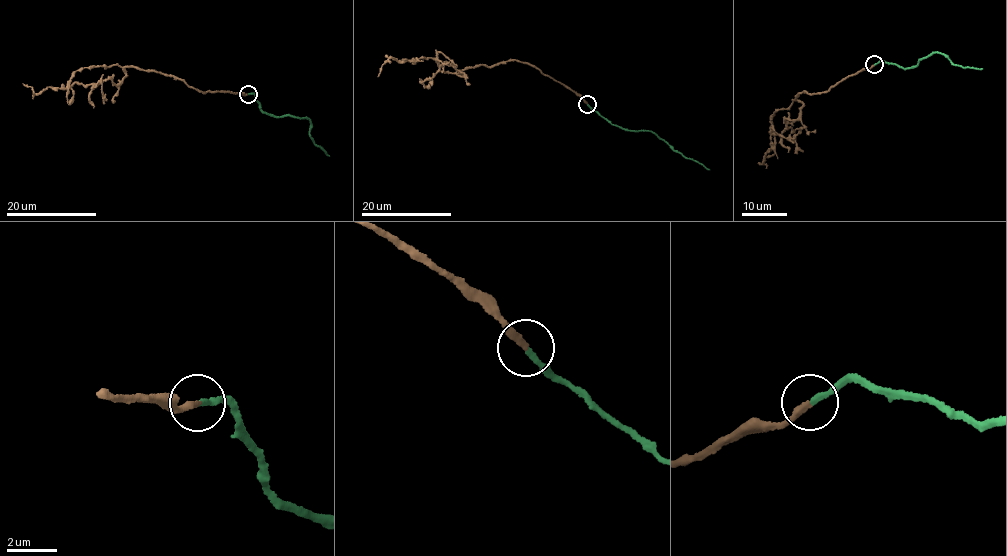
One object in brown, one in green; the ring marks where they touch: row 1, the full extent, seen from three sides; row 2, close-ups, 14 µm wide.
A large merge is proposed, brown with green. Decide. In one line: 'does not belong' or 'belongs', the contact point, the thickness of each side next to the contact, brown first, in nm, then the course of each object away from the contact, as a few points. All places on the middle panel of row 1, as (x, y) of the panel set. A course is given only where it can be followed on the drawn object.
belongs | (587, 104) | 240/200 nm | brown via (588, 104), (539, 70), (511, 60), (451, 73), (440, 70), (436, 60), (389, 58), (377, 77) | green via (588, 104), (617, 126), (637, 132), (653, 131), (673, 149), (710, 169)

